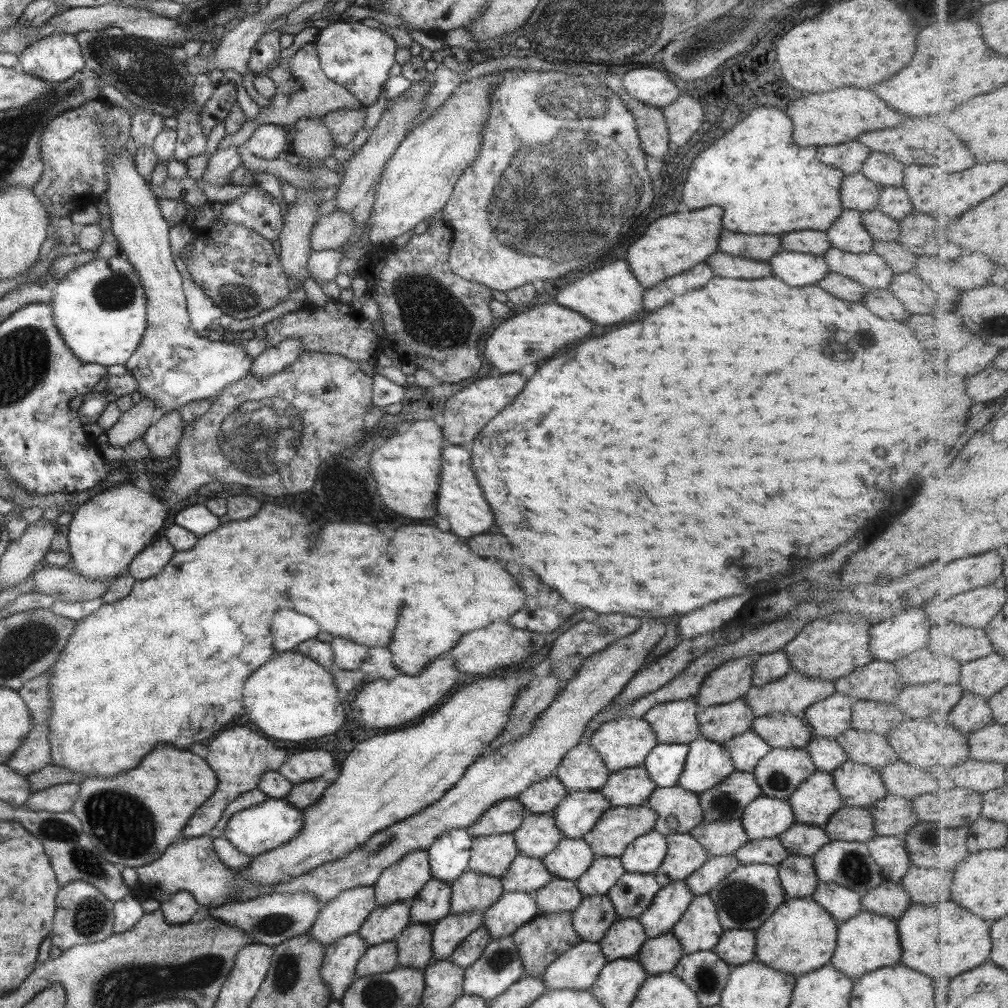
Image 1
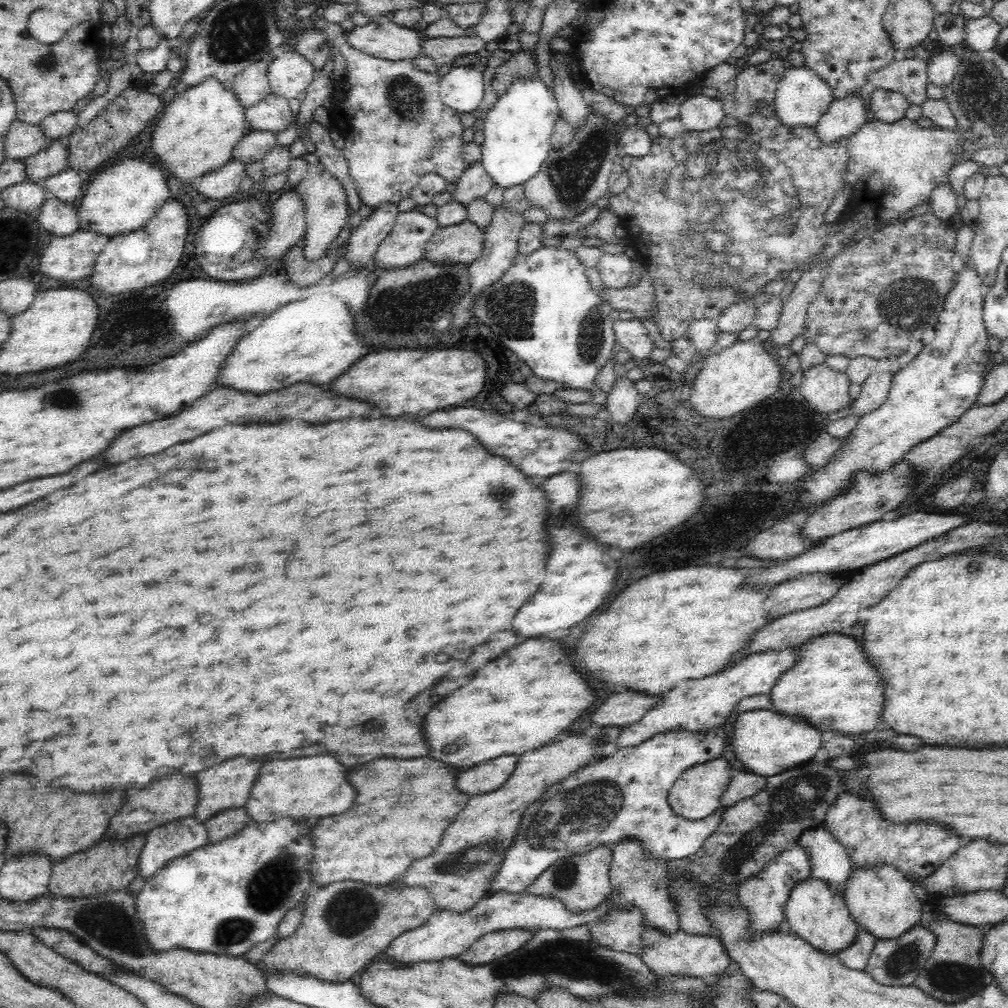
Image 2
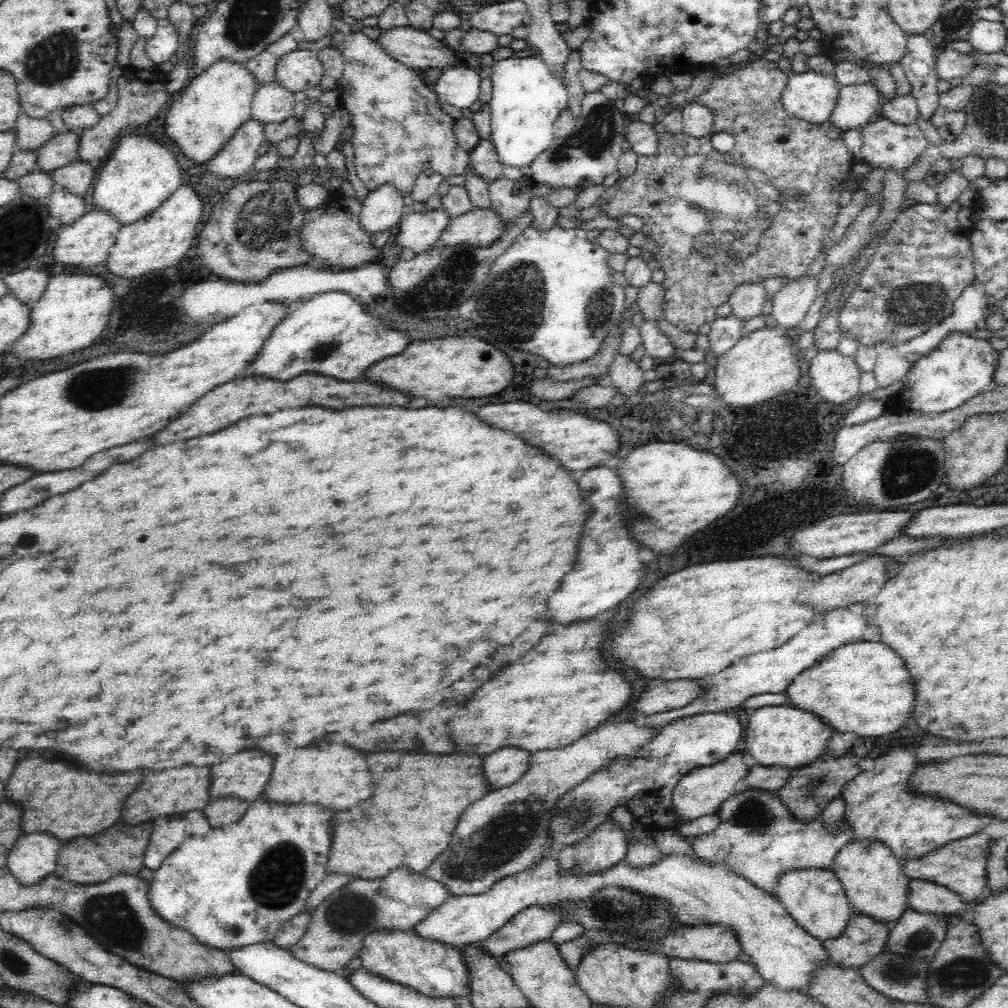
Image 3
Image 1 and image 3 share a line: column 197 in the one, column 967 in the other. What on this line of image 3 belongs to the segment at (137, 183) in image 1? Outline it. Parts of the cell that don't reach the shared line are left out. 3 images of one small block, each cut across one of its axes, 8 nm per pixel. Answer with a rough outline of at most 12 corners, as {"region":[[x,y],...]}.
{"region":[[948,336],[885,412],[944,412],[993,386],[986,339]]}

